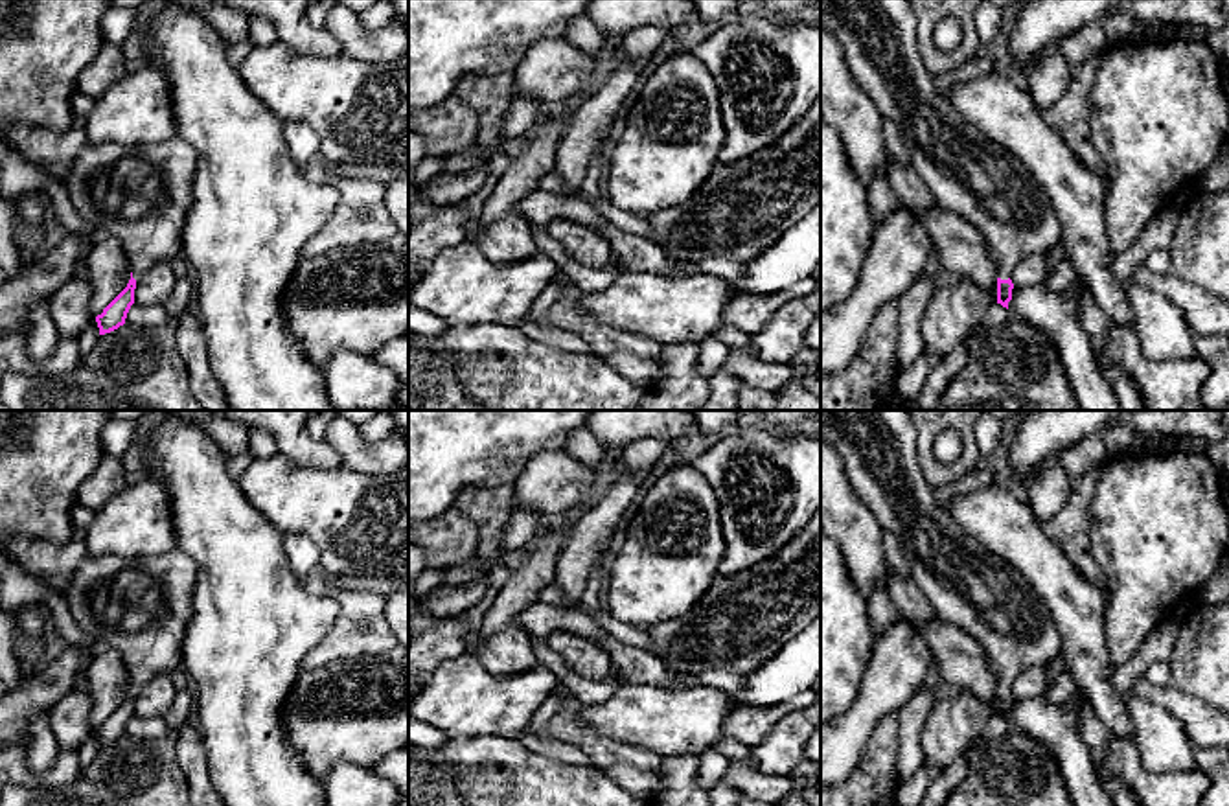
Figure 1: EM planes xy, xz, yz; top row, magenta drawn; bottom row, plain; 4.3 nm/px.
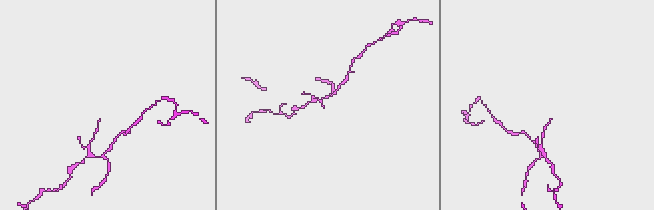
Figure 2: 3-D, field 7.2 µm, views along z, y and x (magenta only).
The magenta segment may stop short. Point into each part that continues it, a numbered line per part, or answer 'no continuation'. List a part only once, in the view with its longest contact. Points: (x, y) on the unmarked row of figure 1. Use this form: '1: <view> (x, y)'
1: yz (966, 586)

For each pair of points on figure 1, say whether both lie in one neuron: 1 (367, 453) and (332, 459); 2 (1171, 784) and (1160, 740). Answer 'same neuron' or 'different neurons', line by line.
1: different neurons
2: different neurons

